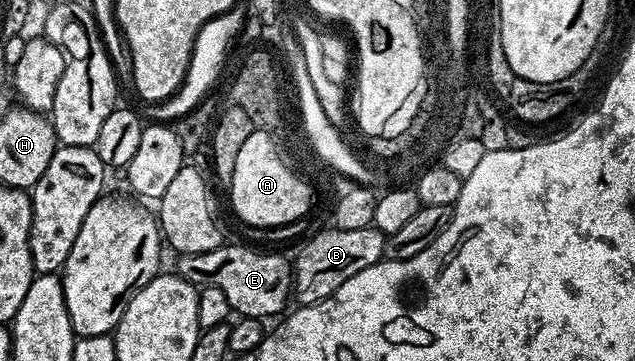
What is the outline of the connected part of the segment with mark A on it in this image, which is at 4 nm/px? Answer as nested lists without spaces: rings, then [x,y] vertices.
[[[252,131],[237,153],[237,174],[228,193],[235,212],[250,226],[286,226],[310,210],[310,186],[286,167],[278,145],[276,138],[266,138],[264,131]]]

